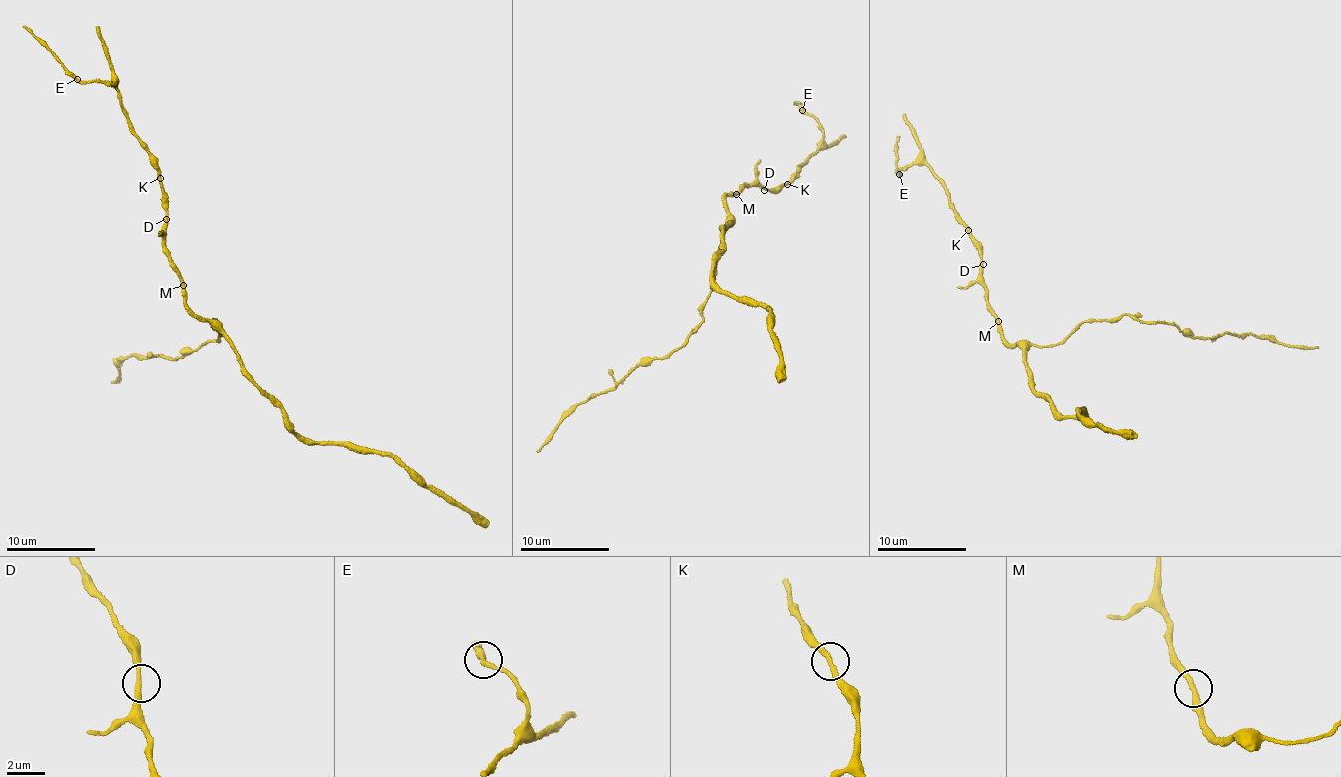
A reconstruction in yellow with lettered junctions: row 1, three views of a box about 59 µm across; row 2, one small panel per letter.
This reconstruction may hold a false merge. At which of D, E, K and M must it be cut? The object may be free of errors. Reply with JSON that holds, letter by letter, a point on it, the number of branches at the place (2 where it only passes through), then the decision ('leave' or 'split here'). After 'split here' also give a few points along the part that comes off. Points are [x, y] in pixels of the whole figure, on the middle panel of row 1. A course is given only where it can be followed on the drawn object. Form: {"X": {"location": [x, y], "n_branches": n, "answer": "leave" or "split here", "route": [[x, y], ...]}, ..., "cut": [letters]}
{"D": {"location": [764, 190], "n_branches": 2, "answer": "leave"}, "E": {"location": [802, 110], "n_branches": 2, "answer": "leave"}, "K": {"location": [787, 184], "n_branches": 2, "answer": "leave"}, "M": {"location": [736, 194], "n_branches": 2, "answer": "leave"}, "cut": []}

